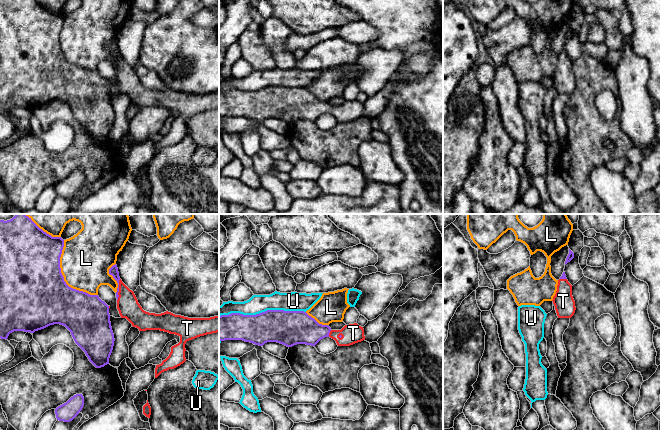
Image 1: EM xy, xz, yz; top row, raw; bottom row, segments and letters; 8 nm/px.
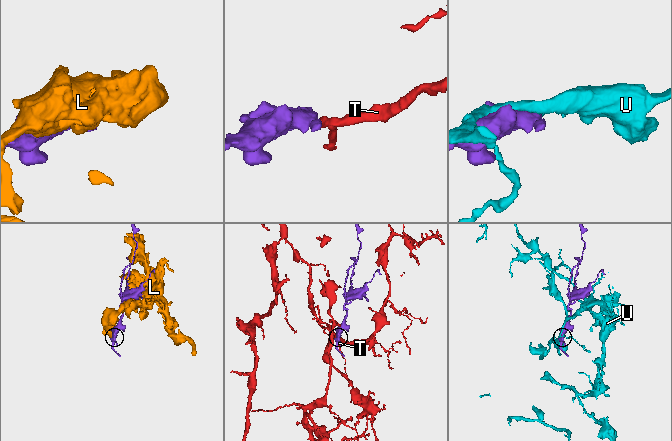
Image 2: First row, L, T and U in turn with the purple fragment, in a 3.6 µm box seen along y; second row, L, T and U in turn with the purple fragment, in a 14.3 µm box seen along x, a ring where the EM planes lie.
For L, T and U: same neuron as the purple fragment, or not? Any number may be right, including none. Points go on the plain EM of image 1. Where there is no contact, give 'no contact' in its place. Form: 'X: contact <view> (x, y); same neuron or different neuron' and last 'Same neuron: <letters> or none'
L: contact xy (63, 53); different neuron
T: contact xy (118, 66); same neuron
U: contact xz (262, 88); different neuron
Same neuron: T

